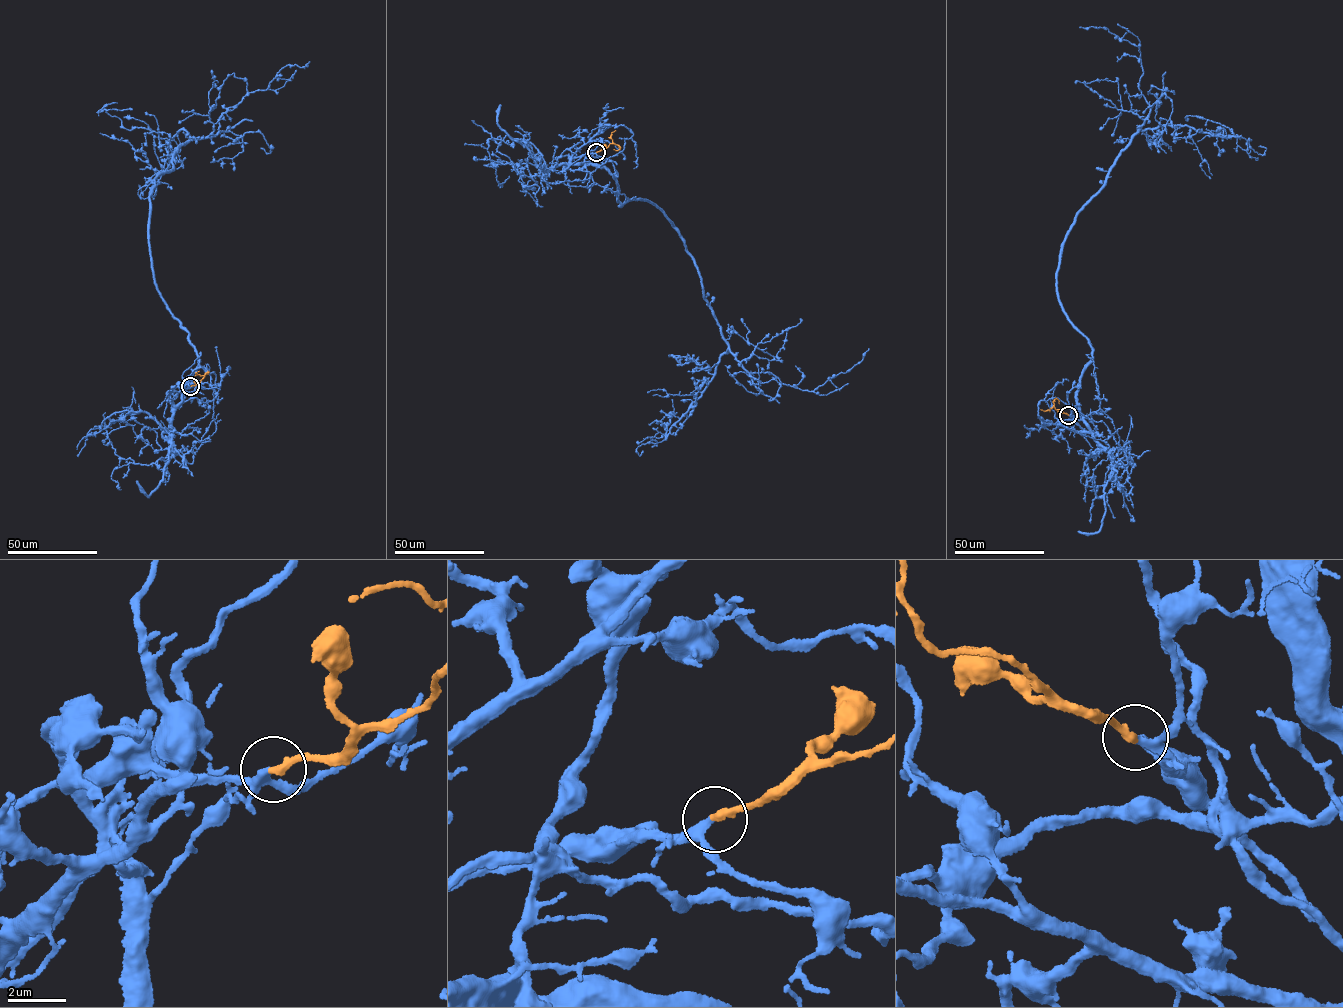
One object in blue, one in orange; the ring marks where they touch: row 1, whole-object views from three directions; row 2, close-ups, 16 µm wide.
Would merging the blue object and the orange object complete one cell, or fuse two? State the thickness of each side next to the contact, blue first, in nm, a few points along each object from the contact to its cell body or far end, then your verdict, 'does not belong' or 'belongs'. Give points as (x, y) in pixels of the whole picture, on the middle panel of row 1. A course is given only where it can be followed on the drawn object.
calibres 200 and 280 nm; course blue (596, 152), (584, 162), (616, 179), (620, 206), (646, 201), (675, 226), (728, 347), (666, 439), (648, 424); course orange (596, 152), (614, 143), (610, 135), (615, 130); belongs

